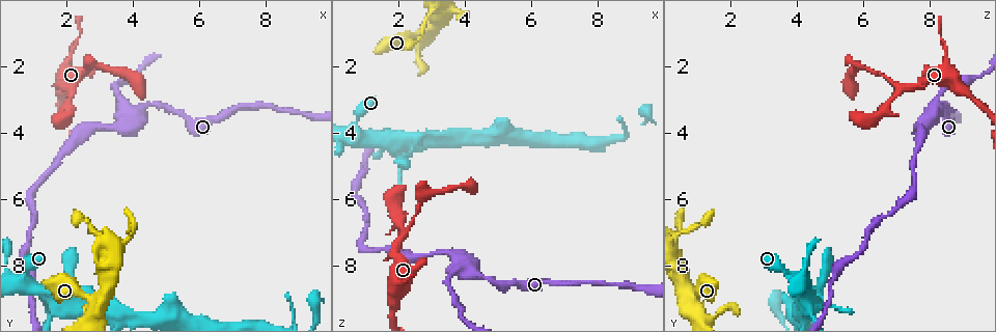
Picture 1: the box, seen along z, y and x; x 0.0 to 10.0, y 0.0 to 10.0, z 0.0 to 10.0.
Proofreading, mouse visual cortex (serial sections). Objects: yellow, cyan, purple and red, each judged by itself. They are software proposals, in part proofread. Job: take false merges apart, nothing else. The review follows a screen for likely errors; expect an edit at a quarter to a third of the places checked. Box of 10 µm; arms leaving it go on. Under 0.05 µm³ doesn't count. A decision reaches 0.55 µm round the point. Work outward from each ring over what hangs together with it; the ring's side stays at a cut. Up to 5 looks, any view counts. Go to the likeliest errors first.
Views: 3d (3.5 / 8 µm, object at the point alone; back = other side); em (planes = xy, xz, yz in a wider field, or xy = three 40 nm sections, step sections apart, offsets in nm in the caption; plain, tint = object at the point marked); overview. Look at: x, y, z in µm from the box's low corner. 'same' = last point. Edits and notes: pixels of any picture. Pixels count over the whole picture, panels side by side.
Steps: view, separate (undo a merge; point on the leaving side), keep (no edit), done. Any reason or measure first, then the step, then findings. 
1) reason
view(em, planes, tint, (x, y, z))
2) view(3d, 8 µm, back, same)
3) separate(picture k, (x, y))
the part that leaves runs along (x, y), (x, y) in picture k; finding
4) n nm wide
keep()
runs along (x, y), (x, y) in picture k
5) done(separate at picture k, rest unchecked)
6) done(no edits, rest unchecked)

arms part here
view(3d, 3.5 µm, (4.05, 3.55, 8.05))

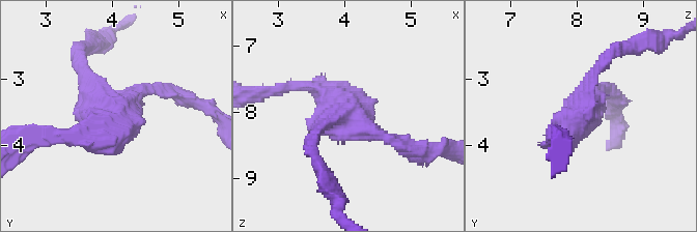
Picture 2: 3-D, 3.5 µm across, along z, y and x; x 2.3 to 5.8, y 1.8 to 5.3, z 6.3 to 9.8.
3 arms; arms of 150, 200, 250 nm
view(em, planes, tint, (4.05, 3.50, 8.05))

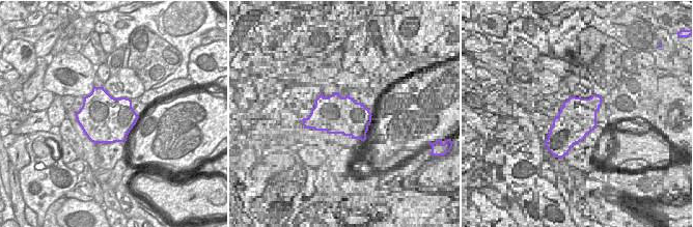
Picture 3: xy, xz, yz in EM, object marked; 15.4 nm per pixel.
keep()
runs along (402, 145), (364, 129), (316, 87), (295, 87) in picture 2; one cell here

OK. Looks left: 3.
sudden change in width
view(3d, 3.5 µm, back, (1.90, 2.80, 9.10))

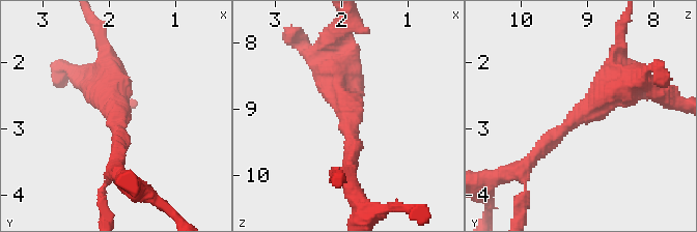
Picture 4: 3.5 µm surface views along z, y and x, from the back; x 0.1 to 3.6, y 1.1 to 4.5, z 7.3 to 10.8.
arms of 200, 500 nm; now the EM
view(em, xy, step 1, tint, (1.90, 2.75, 9.05))

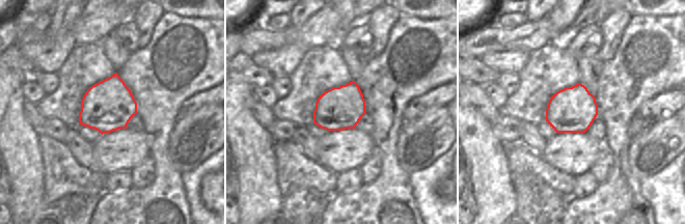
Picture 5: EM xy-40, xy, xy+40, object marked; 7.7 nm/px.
view(em, xy, step 2, tint, same)

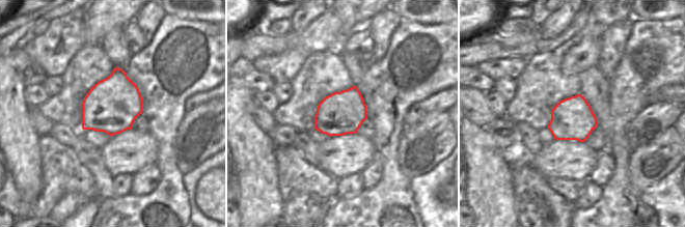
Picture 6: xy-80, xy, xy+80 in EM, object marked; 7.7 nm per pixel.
keep()
runs along (644, 81), (610, 90), (532, 157) in picture 4; continuous, no second cell

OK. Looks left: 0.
done(no edits, rest unchecked)

